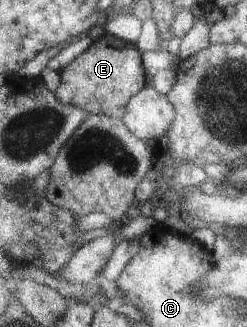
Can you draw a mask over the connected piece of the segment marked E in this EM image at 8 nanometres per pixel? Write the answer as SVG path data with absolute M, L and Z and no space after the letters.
M104 32L81 55L60 70L60 84L55 95L67 105L74 105L88 113L105 114L122 119L134 95L148 86L143 65L143 53L136 43Z

